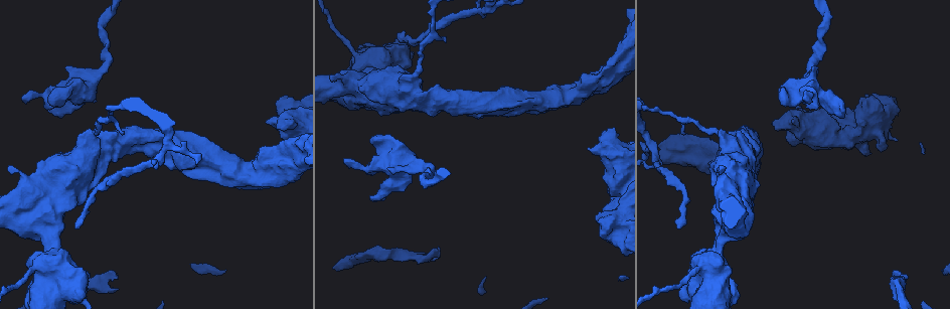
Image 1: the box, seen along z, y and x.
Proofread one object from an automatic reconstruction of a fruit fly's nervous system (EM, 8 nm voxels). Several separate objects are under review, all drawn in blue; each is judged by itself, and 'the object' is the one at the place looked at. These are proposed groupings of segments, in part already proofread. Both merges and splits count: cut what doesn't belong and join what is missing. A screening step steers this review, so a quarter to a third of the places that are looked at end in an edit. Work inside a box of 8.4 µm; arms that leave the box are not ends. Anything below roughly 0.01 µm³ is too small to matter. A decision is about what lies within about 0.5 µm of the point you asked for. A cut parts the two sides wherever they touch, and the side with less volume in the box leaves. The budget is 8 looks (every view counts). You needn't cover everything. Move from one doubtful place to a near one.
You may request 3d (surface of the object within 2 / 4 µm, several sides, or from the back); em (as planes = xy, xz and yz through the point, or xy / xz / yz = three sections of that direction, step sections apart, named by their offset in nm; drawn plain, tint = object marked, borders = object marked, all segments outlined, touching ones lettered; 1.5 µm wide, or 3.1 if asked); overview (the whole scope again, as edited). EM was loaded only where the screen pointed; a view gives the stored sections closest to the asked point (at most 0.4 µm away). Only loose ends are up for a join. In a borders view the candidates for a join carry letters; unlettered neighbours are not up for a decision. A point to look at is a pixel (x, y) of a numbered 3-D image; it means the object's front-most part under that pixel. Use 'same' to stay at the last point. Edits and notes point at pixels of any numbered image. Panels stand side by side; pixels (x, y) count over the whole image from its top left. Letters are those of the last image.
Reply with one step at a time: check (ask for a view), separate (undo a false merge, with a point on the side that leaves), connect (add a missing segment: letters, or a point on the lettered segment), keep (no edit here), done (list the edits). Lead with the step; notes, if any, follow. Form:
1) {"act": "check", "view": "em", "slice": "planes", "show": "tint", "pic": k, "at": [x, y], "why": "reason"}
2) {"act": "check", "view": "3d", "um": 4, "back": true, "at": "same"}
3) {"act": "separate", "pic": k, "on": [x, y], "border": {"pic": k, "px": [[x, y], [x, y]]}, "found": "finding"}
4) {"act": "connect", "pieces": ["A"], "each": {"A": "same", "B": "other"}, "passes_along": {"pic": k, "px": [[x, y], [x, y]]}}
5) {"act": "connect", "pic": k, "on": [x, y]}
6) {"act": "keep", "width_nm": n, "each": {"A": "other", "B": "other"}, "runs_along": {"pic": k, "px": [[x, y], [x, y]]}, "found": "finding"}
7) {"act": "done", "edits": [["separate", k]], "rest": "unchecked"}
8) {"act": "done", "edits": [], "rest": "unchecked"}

{"act": "check", "view": "em", "slice": "xy", "step": 4, "show": "tint", "pic": 1, "at": [52, 254], "why": "thick turns thin"}

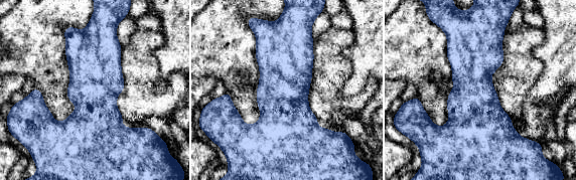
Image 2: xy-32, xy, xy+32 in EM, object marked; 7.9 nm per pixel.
{"act": "check", "view": "em", "slice": "xz", "step": 4, "show": "borders", "at": "same"}

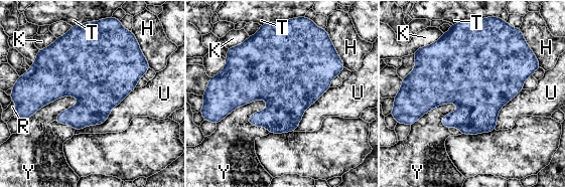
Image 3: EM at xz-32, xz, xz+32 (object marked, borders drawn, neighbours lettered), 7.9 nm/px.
{"act": "keep", "width_nm": 500, "each": {"H": "other", "K": "other", "R": "other", "T": "other", "U": "other", "Y": "other"}, "found": "all the same neuron"}

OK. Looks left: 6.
{"act": "check", "view": "3d", "um": 4, "pic": 1, "at": [775, 130], "why": "thick end"}

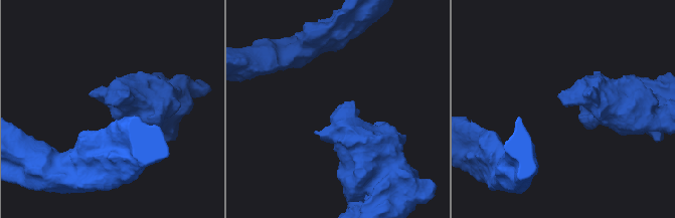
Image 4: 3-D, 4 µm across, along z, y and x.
{"act": "check", "view": "em", "slice": "xy", "step": 4, "show": "borders", "pic": 4, "at": [565, 106], "why": "shape alone is not enough"}

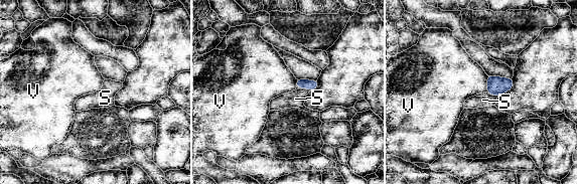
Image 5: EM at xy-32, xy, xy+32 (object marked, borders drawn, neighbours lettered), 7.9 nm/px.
{"act": "connect", "pieces": ["S"], "longest_contact_nm": ["V", 140], "each": {"S": "same", "V": "other"}, "passes_along": {"pic": 5, "px": [[309, 84], [303, 86], [295, 99]]}, "found": "it goes on there"}

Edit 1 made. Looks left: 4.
{"act": "done", "edits": [["connect", 5]], "rest": "unchecked"}

